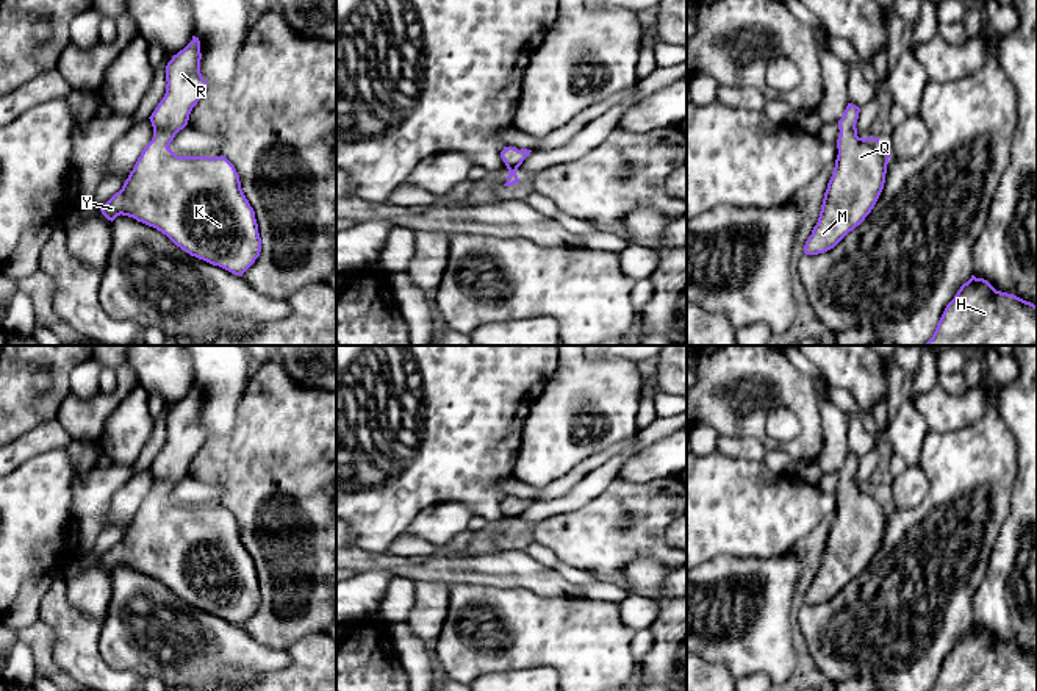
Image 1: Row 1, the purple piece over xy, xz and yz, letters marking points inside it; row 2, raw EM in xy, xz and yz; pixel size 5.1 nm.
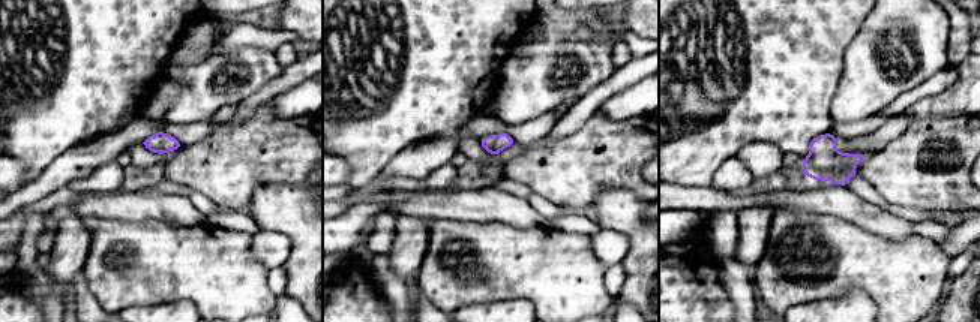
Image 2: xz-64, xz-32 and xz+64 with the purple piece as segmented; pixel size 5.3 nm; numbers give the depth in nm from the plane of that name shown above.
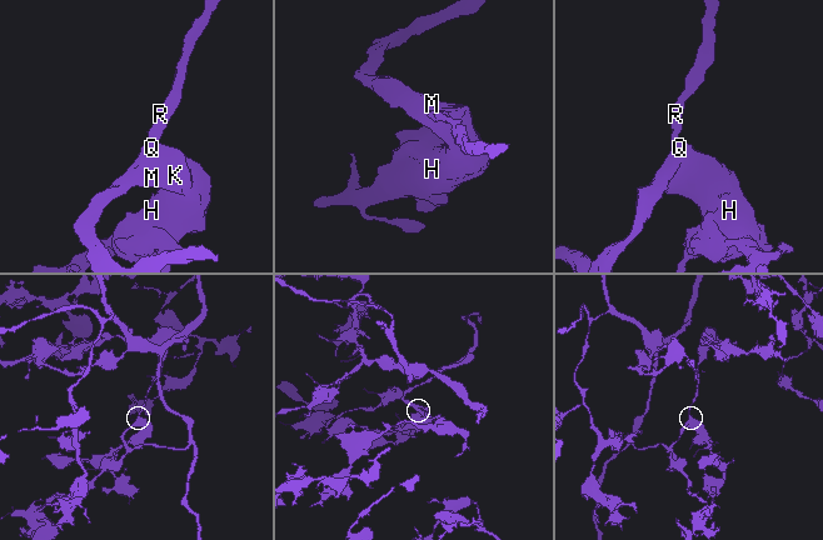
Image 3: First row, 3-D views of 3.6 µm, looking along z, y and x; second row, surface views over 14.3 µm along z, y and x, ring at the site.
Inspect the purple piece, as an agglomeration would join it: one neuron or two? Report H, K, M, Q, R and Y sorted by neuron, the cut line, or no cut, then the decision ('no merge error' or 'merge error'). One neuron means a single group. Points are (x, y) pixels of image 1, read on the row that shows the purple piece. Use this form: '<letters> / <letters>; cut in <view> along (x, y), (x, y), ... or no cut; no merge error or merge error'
H K M Q R Y; no cut; no merge error

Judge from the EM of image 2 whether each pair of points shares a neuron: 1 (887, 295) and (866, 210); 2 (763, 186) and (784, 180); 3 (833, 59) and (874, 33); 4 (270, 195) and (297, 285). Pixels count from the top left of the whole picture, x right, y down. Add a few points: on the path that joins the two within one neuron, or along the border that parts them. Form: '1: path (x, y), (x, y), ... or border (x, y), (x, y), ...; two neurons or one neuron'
1: border (839, 219), (890, 240), (907, 240); two neurons
2: path (767, 184), (779, 181); one neuron
3: border (863, 21), (847, 47), (844, 69), (836, 86); two neurons
4: path (293, 217), (302, 226), (302, 262); one neuron

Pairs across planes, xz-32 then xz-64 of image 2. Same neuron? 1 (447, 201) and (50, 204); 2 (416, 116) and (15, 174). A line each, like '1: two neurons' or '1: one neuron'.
1: two neurons
2: two neurons

